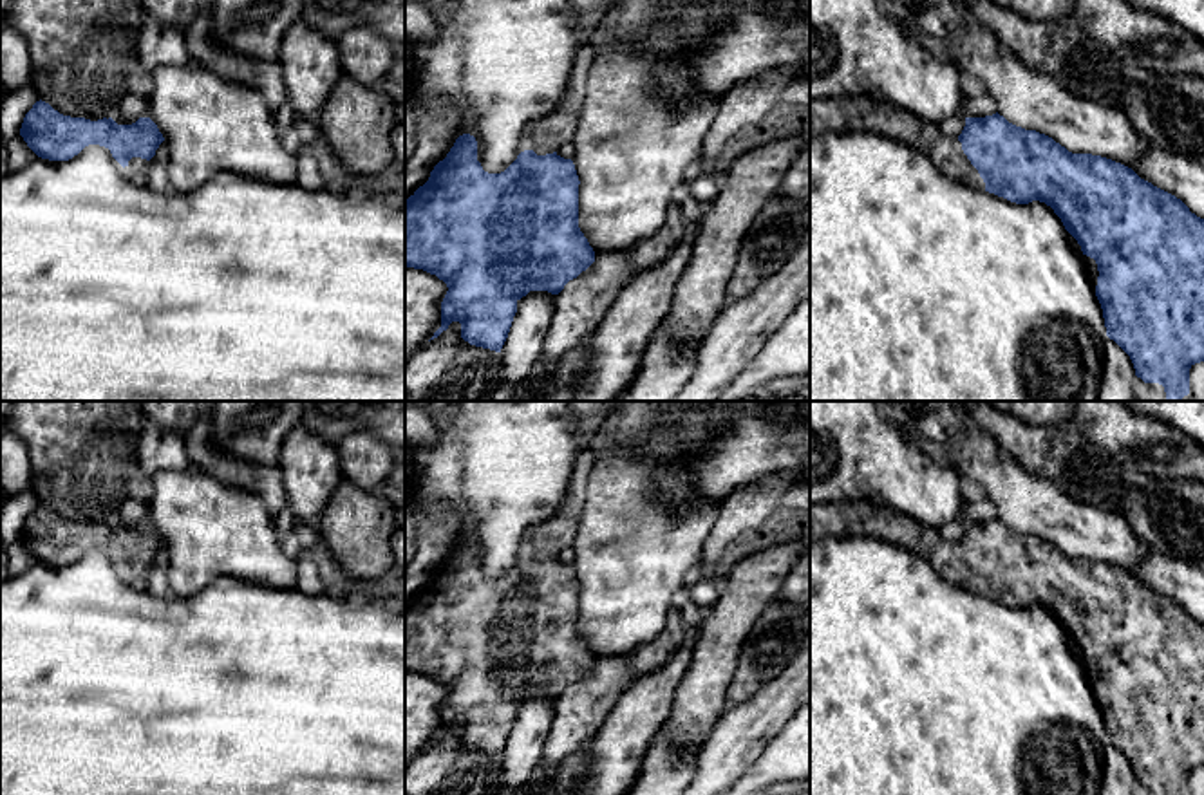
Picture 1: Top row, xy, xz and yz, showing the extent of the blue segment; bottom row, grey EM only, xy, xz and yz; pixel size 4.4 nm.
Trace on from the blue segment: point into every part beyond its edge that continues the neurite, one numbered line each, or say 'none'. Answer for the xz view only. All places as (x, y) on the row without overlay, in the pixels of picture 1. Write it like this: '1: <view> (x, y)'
1: xz (557, 533)

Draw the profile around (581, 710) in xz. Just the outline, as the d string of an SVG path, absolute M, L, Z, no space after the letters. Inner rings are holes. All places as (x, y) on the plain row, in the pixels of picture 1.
M631 654L595 658L595 667L555 699L537 777L550 781L562 761L589 743L633 685Z

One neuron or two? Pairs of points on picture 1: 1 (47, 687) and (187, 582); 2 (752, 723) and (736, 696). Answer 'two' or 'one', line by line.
1: two
2: two

